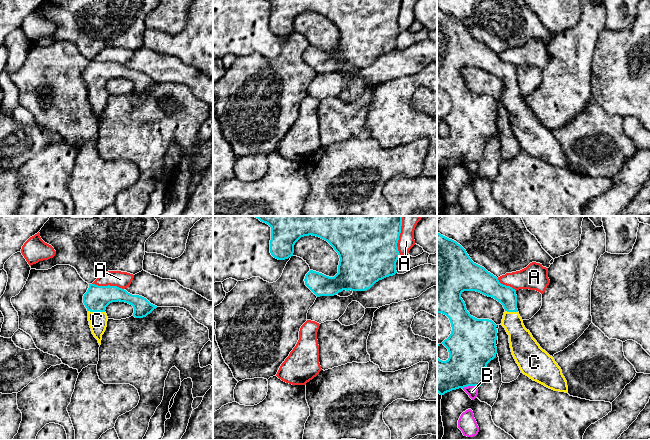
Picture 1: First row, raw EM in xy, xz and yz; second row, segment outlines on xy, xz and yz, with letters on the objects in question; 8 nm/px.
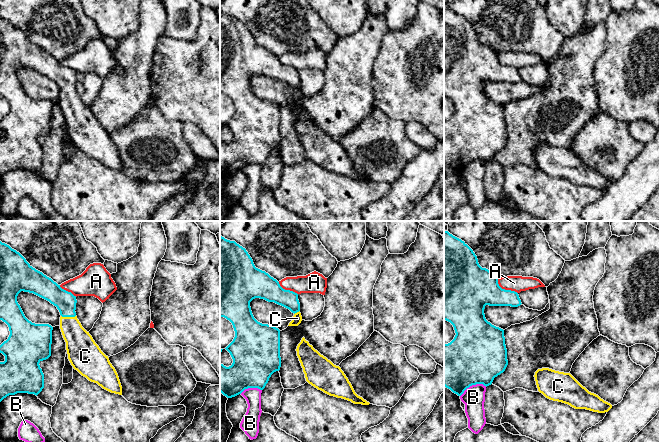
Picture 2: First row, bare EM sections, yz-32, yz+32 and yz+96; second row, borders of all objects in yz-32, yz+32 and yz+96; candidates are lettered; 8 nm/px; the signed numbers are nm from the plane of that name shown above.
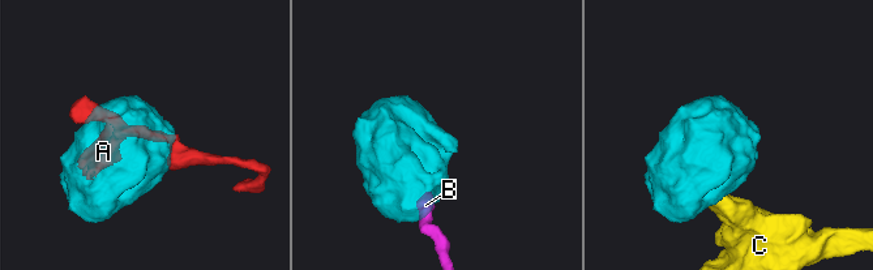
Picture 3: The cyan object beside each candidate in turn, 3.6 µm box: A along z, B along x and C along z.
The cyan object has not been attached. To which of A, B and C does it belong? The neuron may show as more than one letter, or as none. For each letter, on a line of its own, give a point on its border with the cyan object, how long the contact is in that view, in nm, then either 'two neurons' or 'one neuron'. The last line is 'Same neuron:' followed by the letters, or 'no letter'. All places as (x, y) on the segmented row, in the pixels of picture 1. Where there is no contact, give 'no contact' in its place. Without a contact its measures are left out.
A: contact xz (399, 235); length 320 nm; two neurons
B: contact yz (469, 385); length 130 nm; two neurons
C: contact xy (96, 311); length 140 nm; one neuron
Same neuron: C

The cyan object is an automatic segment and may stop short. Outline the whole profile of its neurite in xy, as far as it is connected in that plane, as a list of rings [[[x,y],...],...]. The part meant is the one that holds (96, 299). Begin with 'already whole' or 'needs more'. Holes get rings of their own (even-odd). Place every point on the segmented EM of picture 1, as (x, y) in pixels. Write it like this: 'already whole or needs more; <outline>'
needs more; [[[89,284],[87,292],[83,296],[83,303],[88,311],[88,321],[94,337],[101,345],[108,317],[106,307],[112,302],[125,302],[133,306],[135,318],[143,318],[150,314],[157,306],[151,304],[146,298],[132,295],[117,286],[98,286]]]

